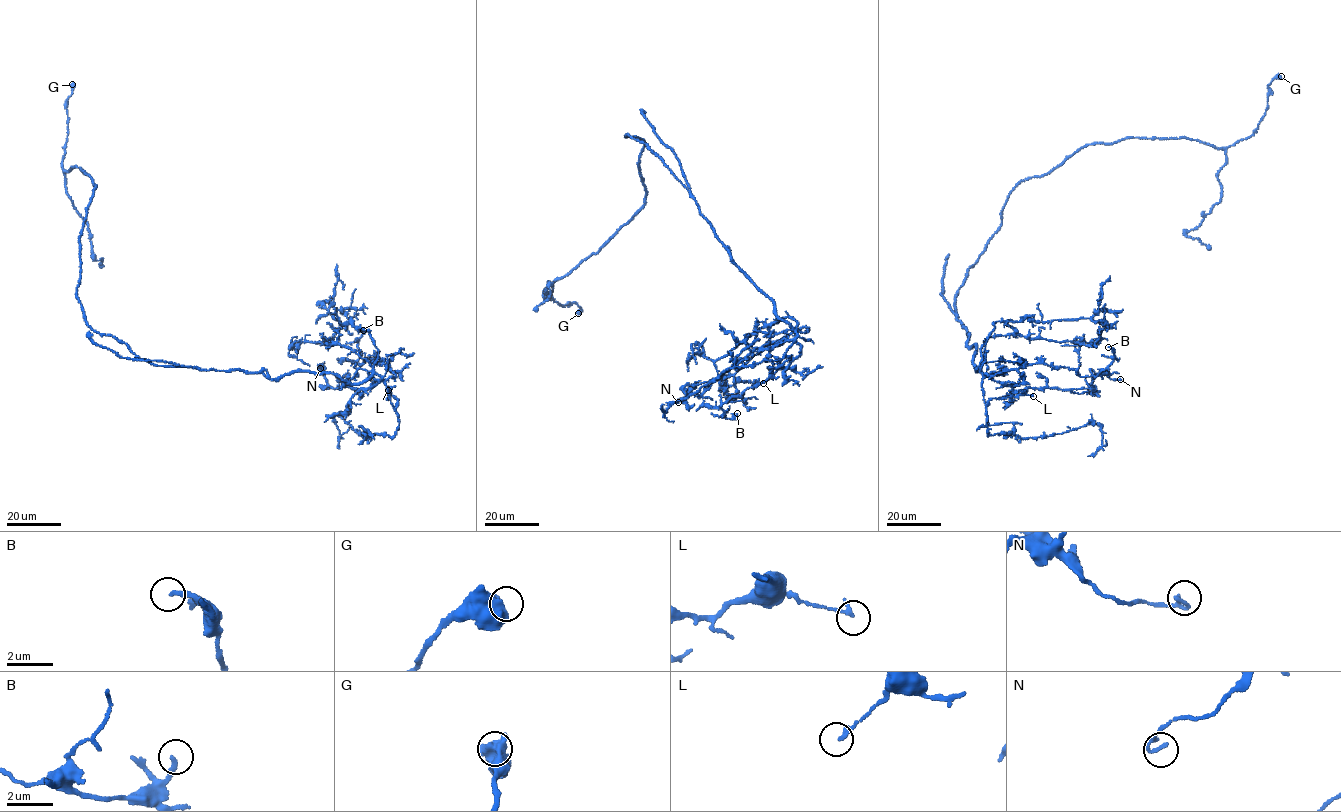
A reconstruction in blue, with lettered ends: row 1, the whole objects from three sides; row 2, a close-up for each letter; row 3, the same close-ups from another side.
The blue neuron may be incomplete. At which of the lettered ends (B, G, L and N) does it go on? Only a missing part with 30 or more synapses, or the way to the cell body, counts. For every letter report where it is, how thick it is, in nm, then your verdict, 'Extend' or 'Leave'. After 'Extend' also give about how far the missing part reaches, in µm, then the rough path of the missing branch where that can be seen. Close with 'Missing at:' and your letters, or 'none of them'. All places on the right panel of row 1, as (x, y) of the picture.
B: Place: (1108, 347). Thickness 180 nm. Leave
G: Place: (1281, 76). Thickness 800 nm. Leave
L: Place: (1033, 396). Thickness 160 nm. Leave
N: Place: (1120, 379). Thickness 150 nm. Leave
Missing at: none of them

